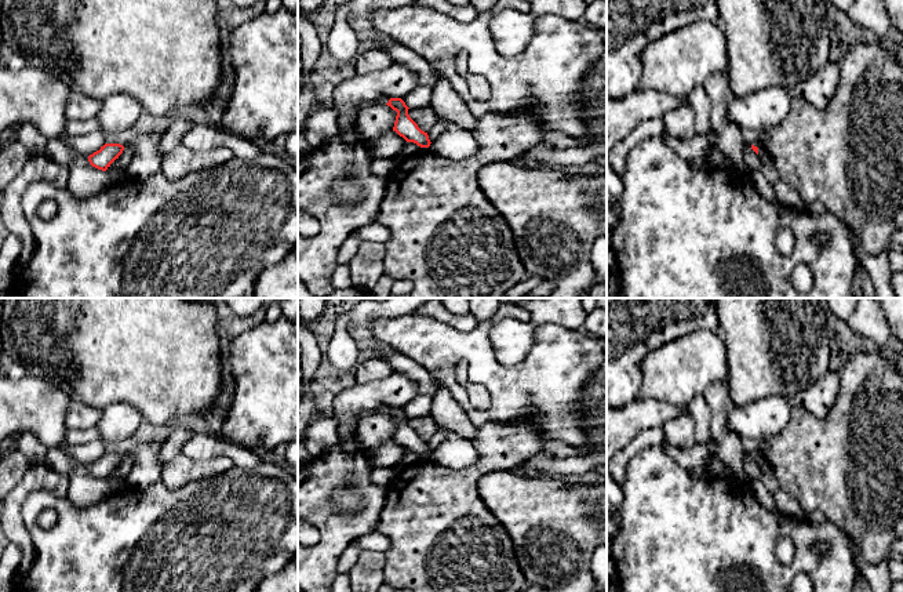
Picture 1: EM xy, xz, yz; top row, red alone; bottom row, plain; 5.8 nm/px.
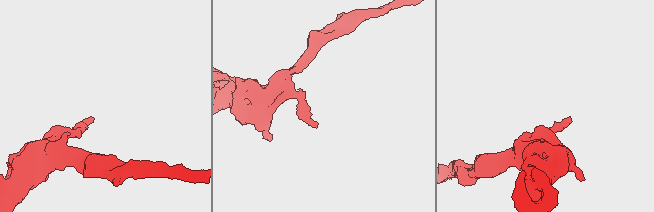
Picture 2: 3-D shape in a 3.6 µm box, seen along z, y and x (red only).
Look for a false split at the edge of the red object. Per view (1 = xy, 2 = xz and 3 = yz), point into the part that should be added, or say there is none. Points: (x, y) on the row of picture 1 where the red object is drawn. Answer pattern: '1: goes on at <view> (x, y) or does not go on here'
1: does not go on here
2: does not go on here
3: does not go on here

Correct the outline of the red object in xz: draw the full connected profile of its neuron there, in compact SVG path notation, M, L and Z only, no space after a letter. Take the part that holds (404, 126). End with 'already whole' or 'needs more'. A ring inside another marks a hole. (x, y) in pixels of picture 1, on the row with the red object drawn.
M390 98L386 105L397 112L393 131L396 131L407 142L414 142L420 148L430 146L432 142L427 132L422 131L418 124L409 117L409 108L401 98Z | already whole

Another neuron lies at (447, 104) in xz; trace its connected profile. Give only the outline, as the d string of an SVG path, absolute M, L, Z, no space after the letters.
M440 77L432 90L432 108L438 117L474 131L478 117L474 116L460 99L452 84Z

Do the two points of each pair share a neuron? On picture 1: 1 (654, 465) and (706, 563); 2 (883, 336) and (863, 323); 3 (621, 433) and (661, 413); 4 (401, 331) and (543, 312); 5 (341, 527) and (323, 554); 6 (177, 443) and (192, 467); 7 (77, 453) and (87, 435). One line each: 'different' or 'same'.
1: same
2: same
3: same
4: different
5: same
6: different
7: different

